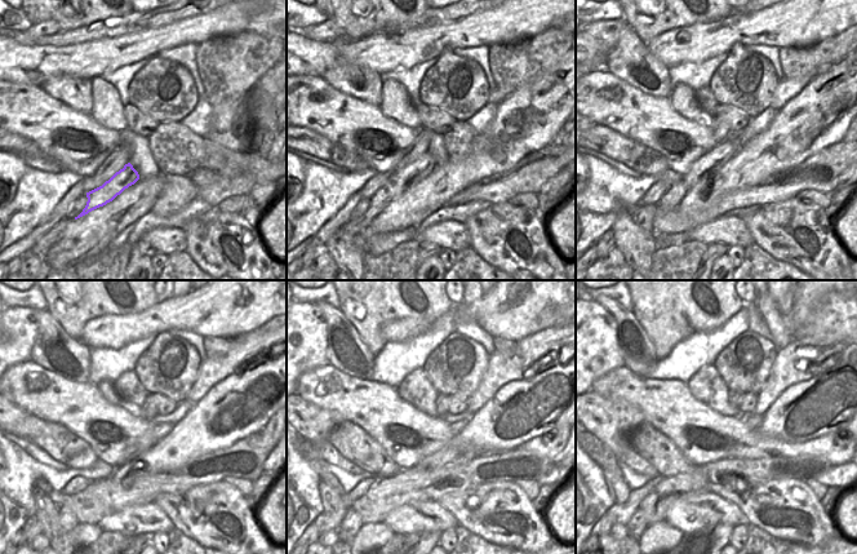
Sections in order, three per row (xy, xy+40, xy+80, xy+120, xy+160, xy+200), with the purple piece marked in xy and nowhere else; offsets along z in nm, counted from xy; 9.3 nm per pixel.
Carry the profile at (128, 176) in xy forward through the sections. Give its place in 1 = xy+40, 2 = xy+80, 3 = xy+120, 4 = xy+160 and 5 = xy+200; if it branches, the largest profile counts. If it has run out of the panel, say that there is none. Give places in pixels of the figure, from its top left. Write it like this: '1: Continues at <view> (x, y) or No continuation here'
1: Continues at xy+40 (421, 167)
2: Continues at xy+80 (723, 151)
3: Continues at xy+120 (159, 430)
4: Continues at xy+160 (456, 428)
5: Continues at xy+200 (754, 421)

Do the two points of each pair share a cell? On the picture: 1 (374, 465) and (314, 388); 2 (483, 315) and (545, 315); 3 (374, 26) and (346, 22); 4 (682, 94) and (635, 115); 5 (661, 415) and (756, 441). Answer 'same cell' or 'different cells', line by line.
1: different cells
2: same cell
3: same cell
4: different cells
5: same cell

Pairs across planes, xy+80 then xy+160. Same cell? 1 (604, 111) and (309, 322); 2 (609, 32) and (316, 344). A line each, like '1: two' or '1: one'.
1: two
2: one

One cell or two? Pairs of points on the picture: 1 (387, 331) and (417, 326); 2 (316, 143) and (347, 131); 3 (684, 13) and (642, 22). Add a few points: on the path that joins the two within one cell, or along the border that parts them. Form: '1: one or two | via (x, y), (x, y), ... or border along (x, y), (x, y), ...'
1: one | via (395, 331), (409, 328)
2: two | border along (300, 127), (315, 131), (328, 140), (355, 151)
3: one | via (674, 17), (667, 23), (652, 26)

